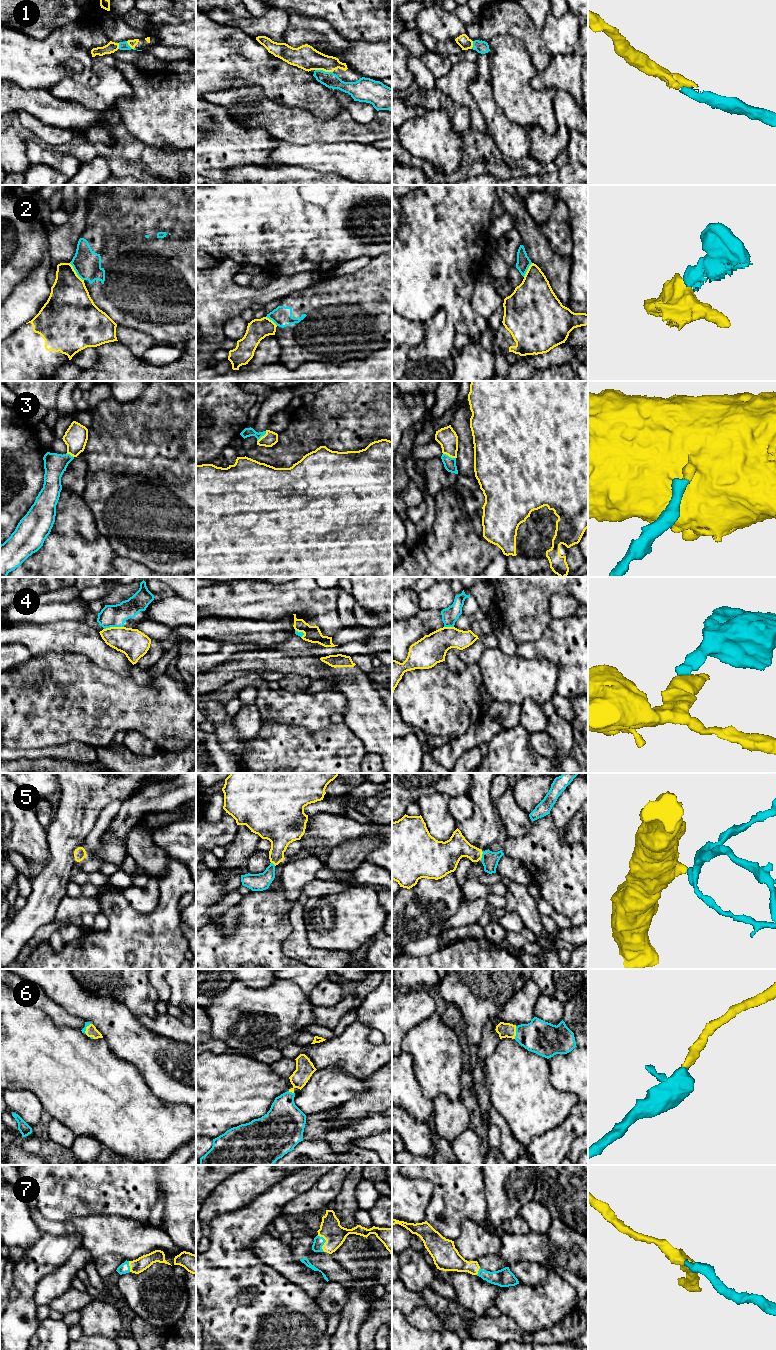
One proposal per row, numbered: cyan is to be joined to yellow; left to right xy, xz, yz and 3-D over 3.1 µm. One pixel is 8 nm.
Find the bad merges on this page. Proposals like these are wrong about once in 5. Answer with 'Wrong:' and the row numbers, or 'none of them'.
Wrong: 2, 4

